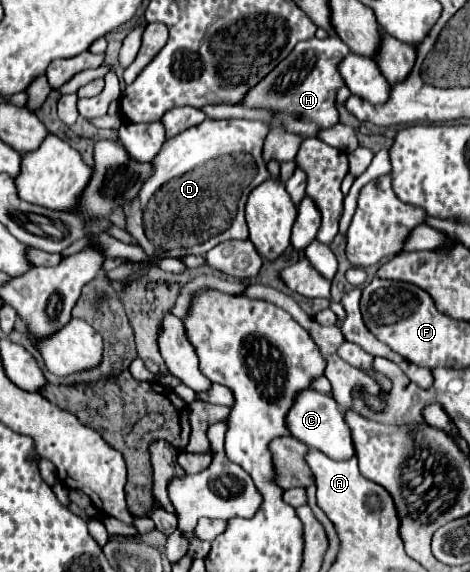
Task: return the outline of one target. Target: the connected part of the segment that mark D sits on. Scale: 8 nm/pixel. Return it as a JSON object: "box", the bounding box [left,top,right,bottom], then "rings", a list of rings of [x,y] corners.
{"box":[123,119,271,257],"rings":[[[205,119],[201,125],[195,125],[193,129],[187,129],[183,133],[179,133],[177,137],[173,139],[167,139],[165,145],[161,147],[161,153],[157,153],[157,157],[153,157],[151,161],[151,175],[149,179],[145,181],[145,185],[141,187],[139,195],[135,197],[135,201],[125,201],[123,205],[123,213],[125,213],[125,219],[127,219],[127,233],[141,245],[141,249],[145,251],[143,247],[143,235],[147,237],[147,241],[151,243],[153,247],[153,257],[187,257],[187,255],[205,255],[211,247],[215,247],[217,243],[221,241],[229,241],[229,239],[247,239],[247,223],[245,223],[245,201],[249,197],[249,193],[265,183],[267,179],[271,179],[267,167],[265,167],[265,161],[261,157],[261,147],[263,147],[263,141],[267,137],[269,129],[265,123],[261,121],[247,121],[247,119]]]}

